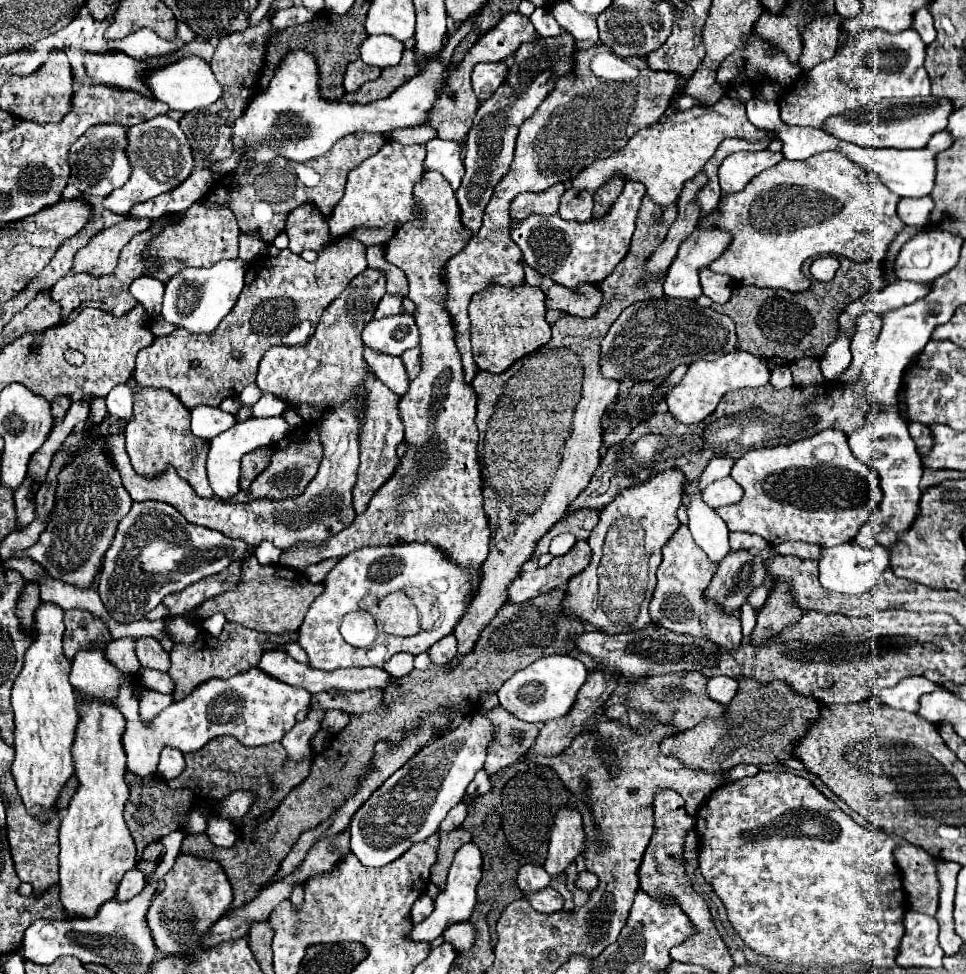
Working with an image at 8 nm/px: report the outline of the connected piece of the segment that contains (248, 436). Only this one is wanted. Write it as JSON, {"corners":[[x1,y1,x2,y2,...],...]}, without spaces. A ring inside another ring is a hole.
{"corners":[[272,416,272,418,250,418,246,422,234,424,230,430,218,434,214,440,210,440,210,450,208,450,208,462,206,462,206,472,208,472,208,482,214,490,214,496,222,500,230,500,232,496,238,494,238,476,240,476,240,460,244,454,254,452,256,448,262,446,274,446,278,444,286,434,288,434,288,422,284,416]]}

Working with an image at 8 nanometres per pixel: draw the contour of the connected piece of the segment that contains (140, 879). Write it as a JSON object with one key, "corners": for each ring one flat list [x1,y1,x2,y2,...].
{"corners":[[132,868,130,872,126,872,126,874,124,874,124,878,122,878,120,886,118,886,116,900,120,900,120,902,126,902,126,900,134,898,136,894,140,894,144,886,146,886,144,872,140,872,138,868]]}

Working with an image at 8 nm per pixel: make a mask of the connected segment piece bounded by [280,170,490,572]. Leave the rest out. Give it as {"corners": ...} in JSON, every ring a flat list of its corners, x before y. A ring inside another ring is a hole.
{"corners":[[426,170,418,184,414,186,414,206,422,212,422,220,406,222,396,230,396,234,384,246,386,262,398,266,410,284,408,298,416,304,416,324,420,330,420,348,422,348,422,370,418,378,410,382,410,390,398,402,400,420,406,428,406,442,410,442,410,454,400,460,400,468,396,470,394,478,382,486,374,498,370,500,364,514,356,516,346,530,330,536,324,542,298,542,296,546,284,550,280,554,280,564,292,570,302,572,306,566,316,564,320,560,332,556,346,556,360,546,386,546,398,542,430,542,446,550,464,570,472,572,488,558,488,542,490,542,490,528,488,518,484,514,484,500,482,500,482,472,478,464,478,428,474,424,476,418,476,392,472,386,466,386,462,378,462,362,458,358,458,348,454,346,454,328,446,310,442,310,442,298,446,288,442,286,442,266,460,250,464,250,466,242,470,242,472,234,460,222,460,208,450,188,450,182,436,172]]}

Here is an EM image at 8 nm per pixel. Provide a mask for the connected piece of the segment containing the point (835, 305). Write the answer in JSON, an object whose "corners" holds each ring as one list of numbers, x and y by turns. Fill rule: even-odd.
{"corners":[[838,256,840,268,830,282,812,280,812,288,806,294,790,294,786,290,762,290,756,286,736,286,732,298,726,304,712,304,716,312,730,316,736,322,738,350,746,350,760,358,780,358,792,364,800,358,820,360,826,348,838,336,838,316,848,304,862,298,868,292,882,290,882,268,874,262,856,264]]}

